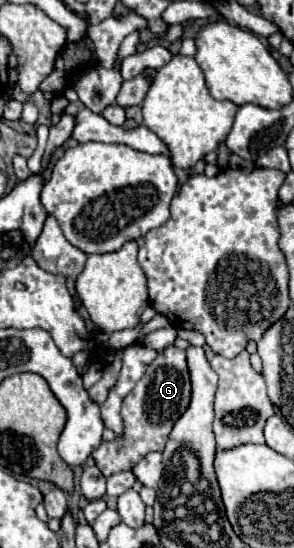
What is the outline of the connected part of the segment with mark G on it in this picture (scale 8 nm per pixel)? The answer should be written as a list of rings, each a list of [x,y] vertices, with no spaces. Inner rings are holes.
[[[169,345],[157,353],[153,363],[147,367],[145,375],[135,385],[135,389],[125,397],[121,407],[123,435],[117,435],[113,441],[103,441],[91,453],[101,473],[109,477],[121,471],[131,471],[147,453],[163,451],[175,421],[189,407],[189,401],[191,401],[191,379],[185,351],[177,349],[175,345]]]

